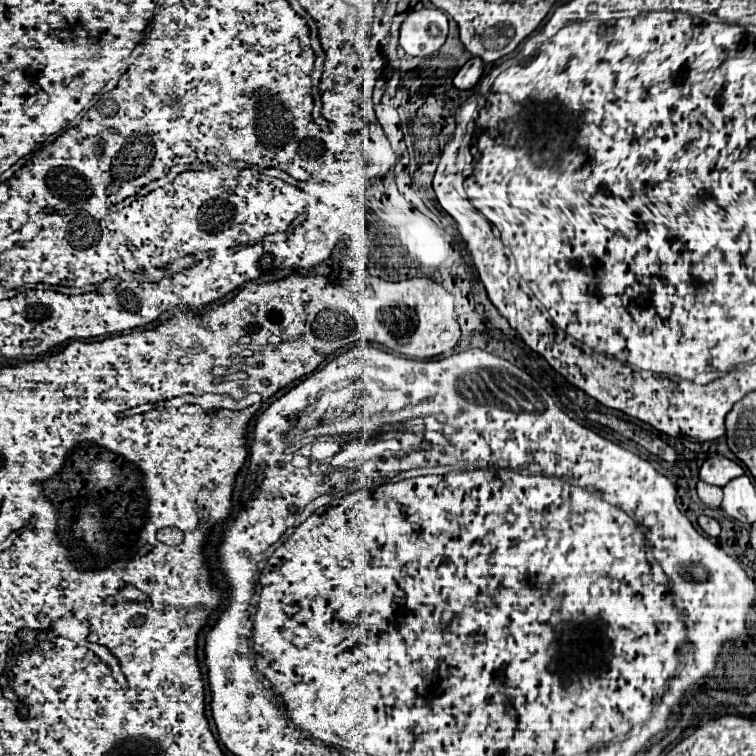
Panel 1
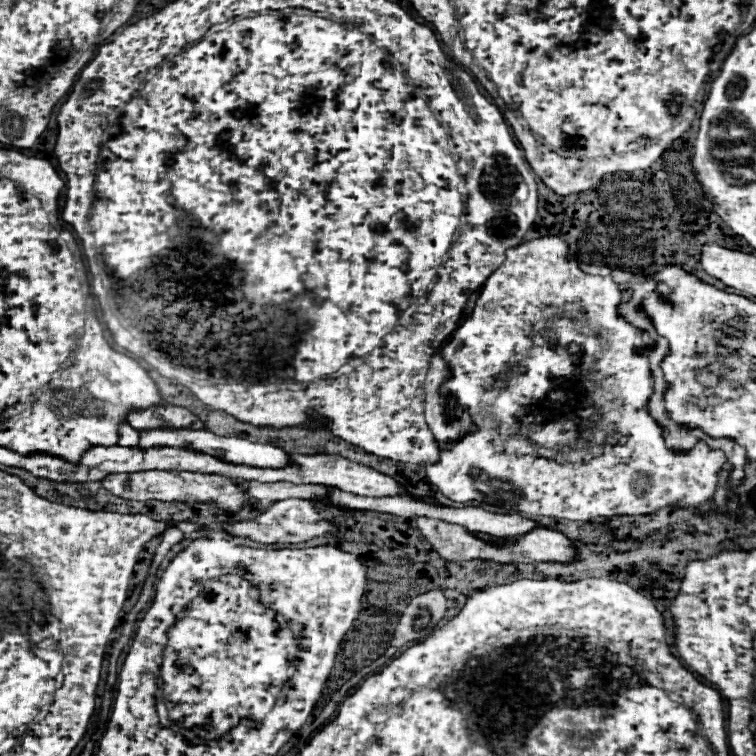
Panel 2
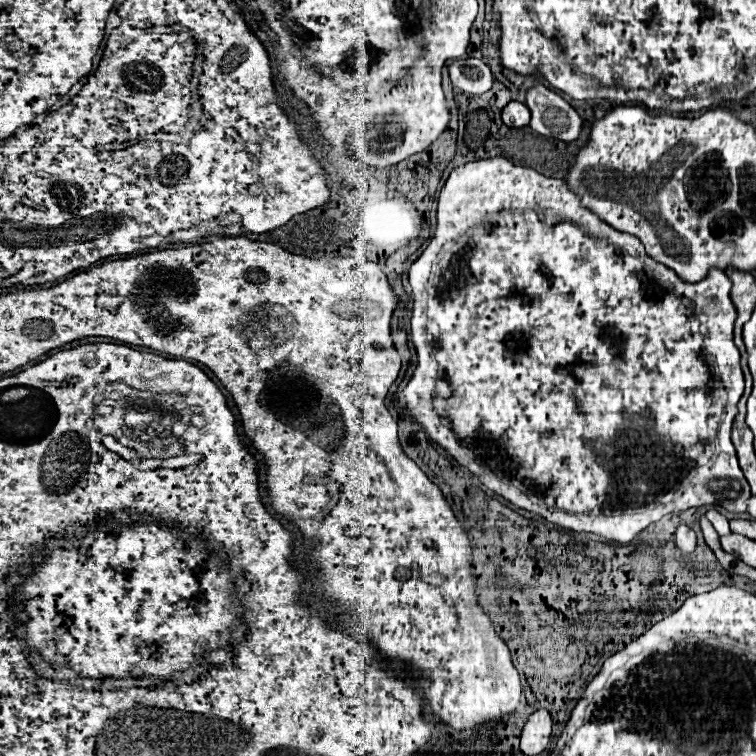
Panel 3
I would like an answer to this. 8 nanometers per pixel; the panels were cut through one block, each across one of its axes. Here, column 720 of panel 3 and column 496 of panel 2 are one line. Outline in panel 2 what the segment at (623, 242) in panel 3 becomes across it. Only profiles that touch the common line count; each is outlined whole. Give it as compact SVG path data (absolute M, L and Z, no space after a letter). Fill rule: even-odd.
M546 236L546 238L536 238L528 240L516 248L510 248L506 252L504 264L488 278L484 292L476 300L476 308L472 314L472 320L458 328L450 340L450 344L444 348L444 360L452 364L452 374L454 378L444 384L442 394L450 396L450 406L466 406L470 410L470 416L478 424L478 434L464 438L456 448L452 450L440 450L440 464L430 464L424 466L430 482L450 500L454 502L486 502L492 506L502 506L506 510L514 510L518 514L528 514L528 516L550 516L558 520L574 520L574 522L588 522L594 518L612 518L612 516L646 516L654 514L660 508L666 506L678 506L678 508L692 508L696 512L708 514L712 510L712 500L714 492L718 486L718 472L722 470L726 456L720 450L708 450L706 444L698 442L694 450L686 454L674 454L672 450L666 448L662 430L656 426L656 422L650 418L650 414L644 412L644 406L652 394L652 376L648 368L648 356L638 356L634 354L636 346L642 344L652 344L650 336L646 332L640 332L626 324L622 318L616 316L616 306L624 300L628 300L632 294L630 292L620 292L618 284L612 282L610 276L590 276L584 274L578 268L578 258L570 254L568 244L560 240L558 236ZM574 318L588 318L588 334L582 332L582 322Z

